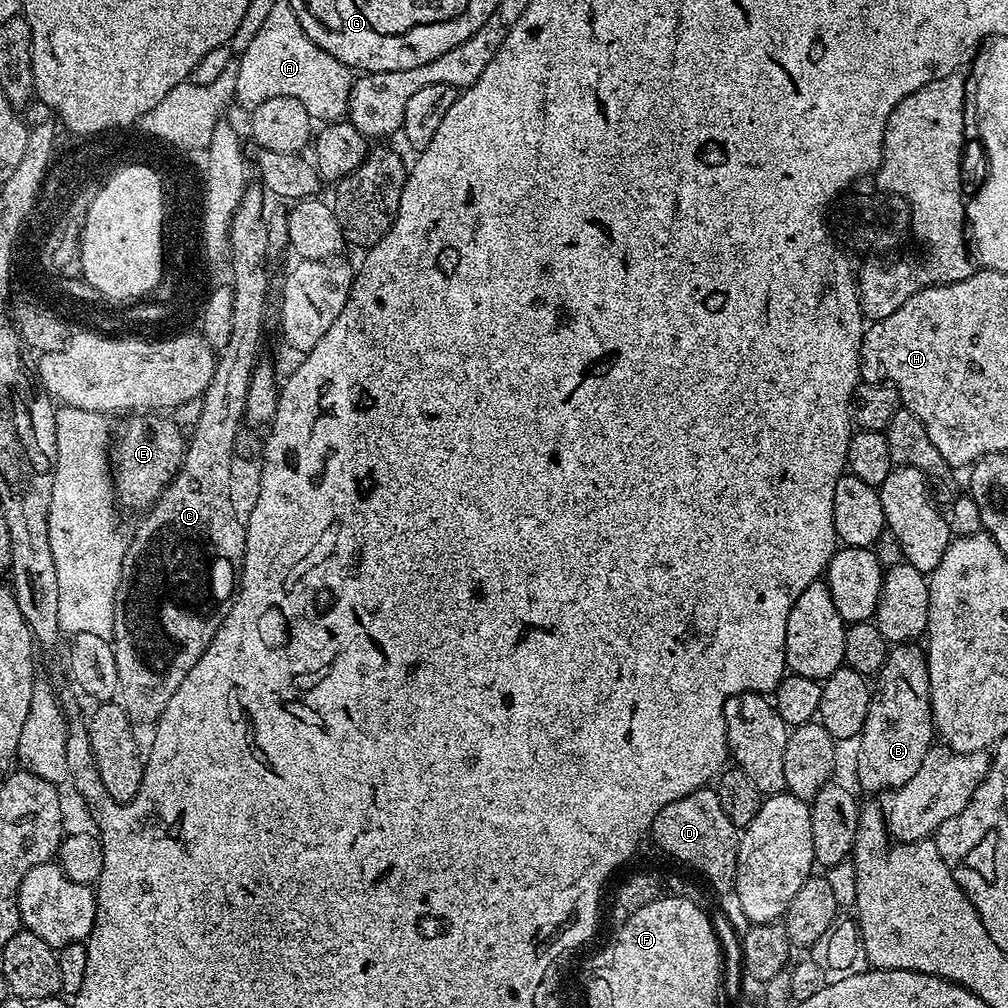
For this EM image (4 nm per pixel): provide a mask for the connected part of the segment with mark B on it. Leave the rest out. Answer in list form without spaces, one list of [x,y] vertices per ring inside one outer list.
[[[912,642],[897,643],[874,680],[864,730],[858,737],[864,753],[856,764],[856,780],[868,792],[887,793],[910,782],[934,744],[928,661],[925,649],[916,646]]]

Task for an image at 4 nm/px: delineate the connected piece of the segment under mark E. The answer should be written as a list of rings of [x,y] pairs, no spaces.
[[[132,414],[114,432],[110,468],[114,473],[116,497],[128,508],[147,509],[156,503],[164,488],[180,469],[186,449],[186,432],[164,414]]]

